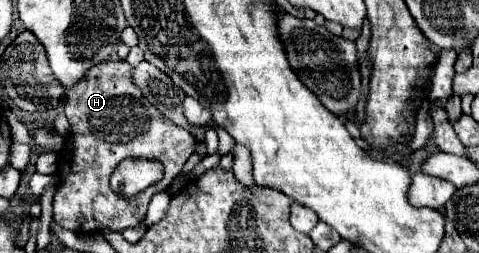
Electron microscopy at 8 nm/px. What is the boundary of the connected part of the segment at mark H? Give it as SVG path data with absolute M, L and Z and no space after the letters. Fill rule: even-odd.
M108 60L98 64L68 92L64 114L70 120L70 134L58 152L58 190L54 194L52 222L72 232L94 232L96 228L124 230L144 224L150 198L156 188L168 188L182 172L184 162L196 148L196 140L184 128L170 122L142 92L130 82L132 66ZM126 158L156 160L164 166L160 184L150 186L134 198L120 198L110 190L108 178Z

